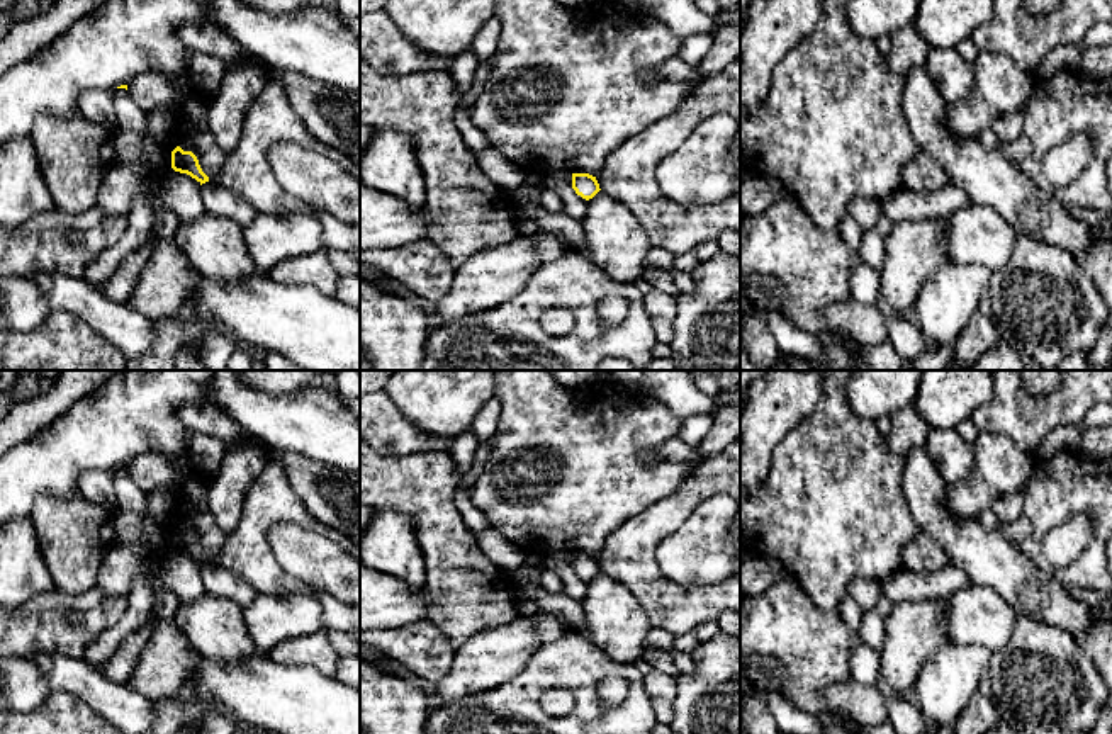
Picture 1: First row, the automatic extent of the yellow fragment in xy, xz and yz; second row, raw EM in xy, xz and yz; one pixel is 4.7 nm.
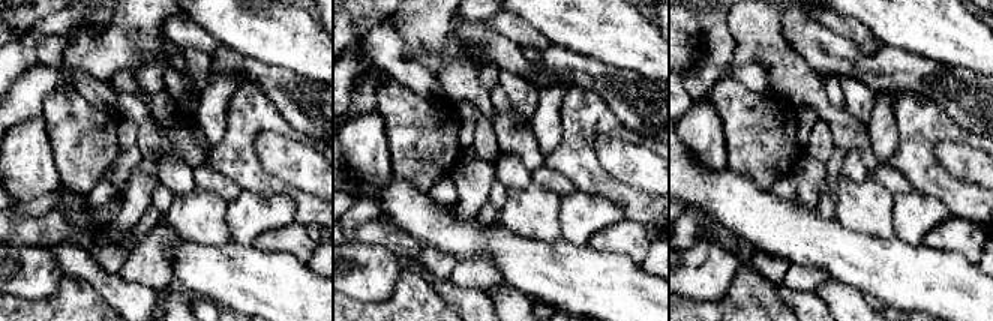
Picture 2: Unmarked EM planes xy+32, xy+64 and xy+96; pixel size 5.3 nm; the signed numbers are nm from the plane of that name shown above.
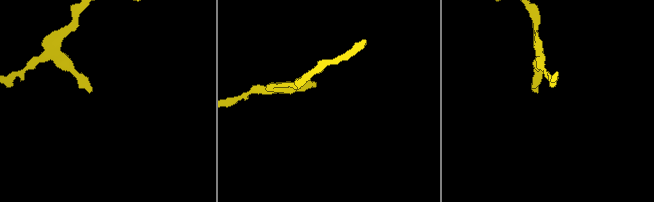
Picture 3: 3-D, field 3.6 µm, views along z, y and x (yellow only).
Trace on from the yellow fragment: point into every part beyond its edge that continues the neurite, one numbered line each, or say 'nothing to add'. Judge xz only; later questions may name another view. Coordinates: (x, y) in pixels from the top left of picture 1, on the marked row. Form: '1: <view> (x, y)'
nothing to add

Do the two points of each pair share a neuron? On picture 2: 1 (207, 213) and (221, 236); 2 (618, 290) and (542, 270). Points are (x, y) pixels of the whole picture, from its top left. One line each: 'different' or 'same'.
1: same
2: same

